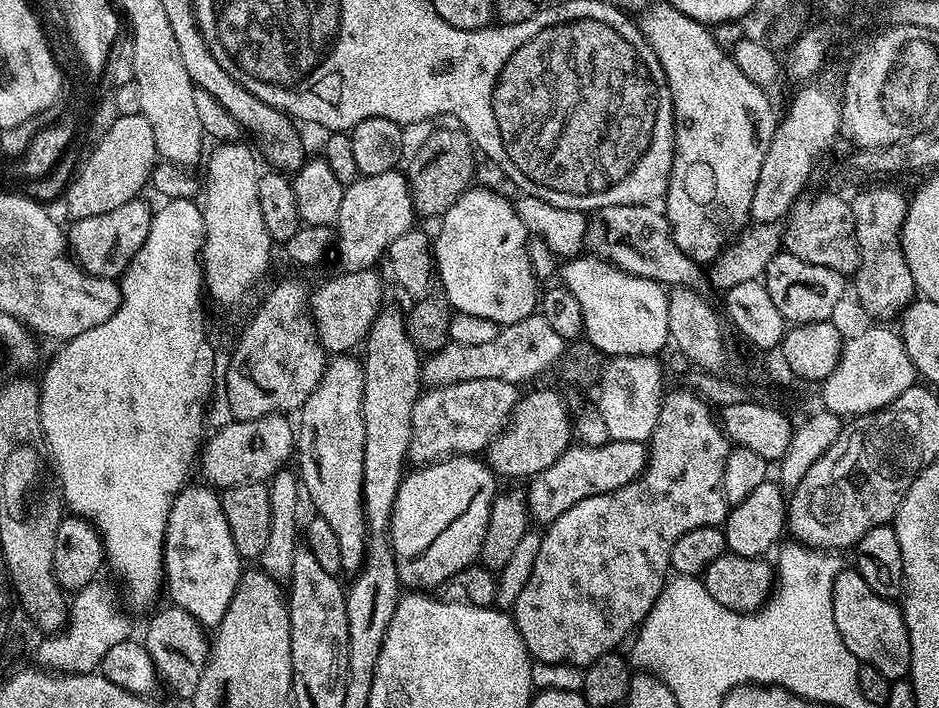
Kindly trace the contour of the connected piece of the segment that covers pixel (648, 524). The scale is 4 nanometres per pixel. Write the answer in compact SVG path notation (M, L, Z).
M687 390L669 391L665 395L664 400L660 403L658 422L654 426L652 439L648 444L648 467L637 476L634 482L630 482L618 490L582 498L582 502L570 506L570 510L566 510L566 514L559 516L553 524L547 525L546 531L541 535L540 549L538 550L538 559L534 562L534 570L530 570L530 579L527 580L526 587L522 589L522 594L518 594L518 602L514 609L516 625L526 642L528 654L533 661L540 663L541 660L544 664L569 664L572 668L583 670L598 658L605 656L606 653L616 652L619 644L623 642L624 636L631 637L639 629L647 618L648 611L654 606L658 594L664 589L666 577L670 572L670 550L674 550L674 542L678 542L678 538L682 538L682 534L690 534L690 530L714 528L723 525L727 520L730 505L724 496L722 474L726 470L726 458L729 451L730 441L714 415L713 405L698 398L698 394Z

